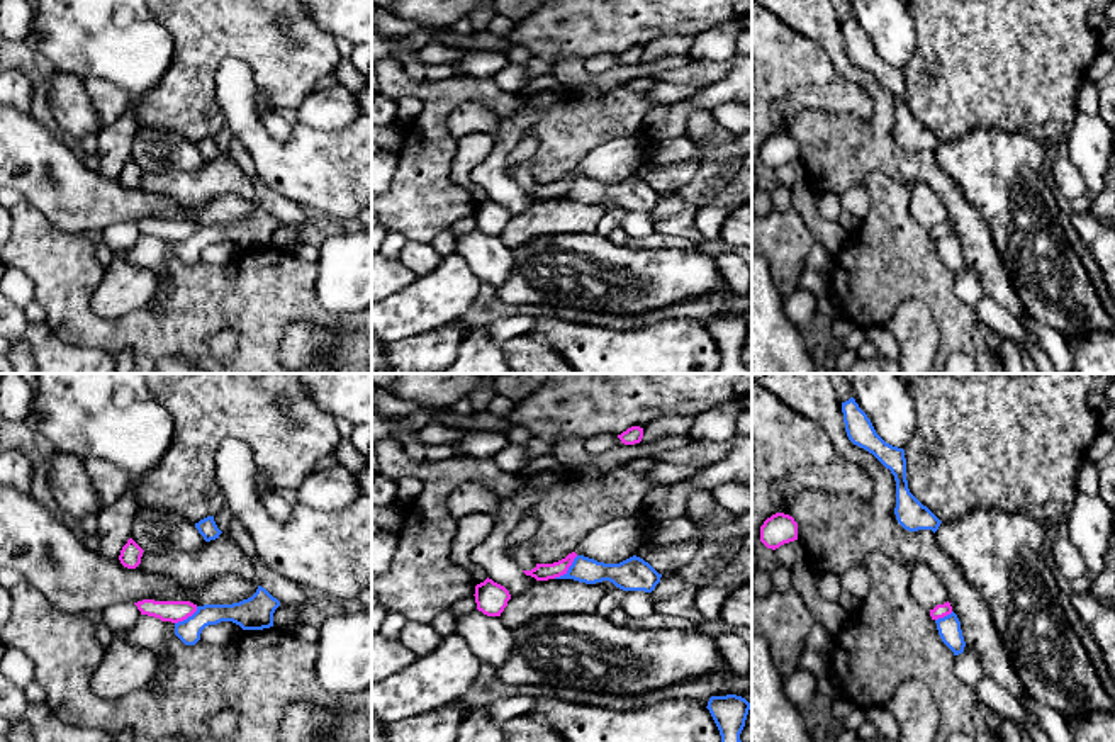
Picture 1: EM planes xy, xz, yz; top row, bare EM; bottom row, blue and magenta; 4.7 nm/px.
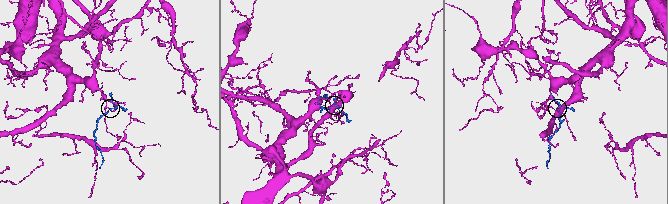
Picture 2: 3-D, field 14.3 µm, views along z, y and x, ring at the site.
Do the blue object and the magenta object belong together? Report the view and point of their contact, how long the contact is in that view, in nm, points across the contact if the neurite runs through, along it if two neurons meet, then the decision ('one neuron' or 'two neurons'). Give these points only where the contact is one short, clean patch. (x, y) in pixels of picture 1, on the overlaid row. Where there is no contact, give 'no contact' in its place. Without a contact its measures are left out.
xz (569, 569) | 160 nm | along xz (577, 556), (562, 574), (554, 578) | two neurons

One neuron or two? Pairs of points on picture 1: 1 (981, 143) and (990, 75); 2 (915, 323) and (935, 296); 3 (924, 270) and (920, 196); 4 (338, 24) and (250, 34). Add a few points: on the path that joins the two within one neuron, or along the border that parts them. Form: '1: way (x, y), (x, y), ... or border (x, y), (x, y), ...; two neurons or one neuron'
1: border (1020, 129), (973, 129), (954, 141); two neurons
2: border (895, 309), (918, 299), (941, 343); two neurons
3: border (912, 187), (910, 214), (929, 231); two neurons
4: border (311, 17), (335, 38); two neurons

